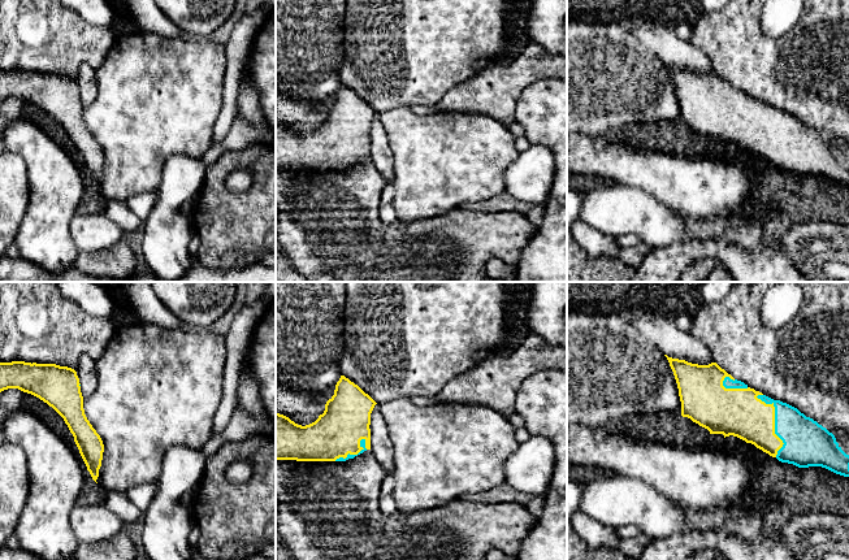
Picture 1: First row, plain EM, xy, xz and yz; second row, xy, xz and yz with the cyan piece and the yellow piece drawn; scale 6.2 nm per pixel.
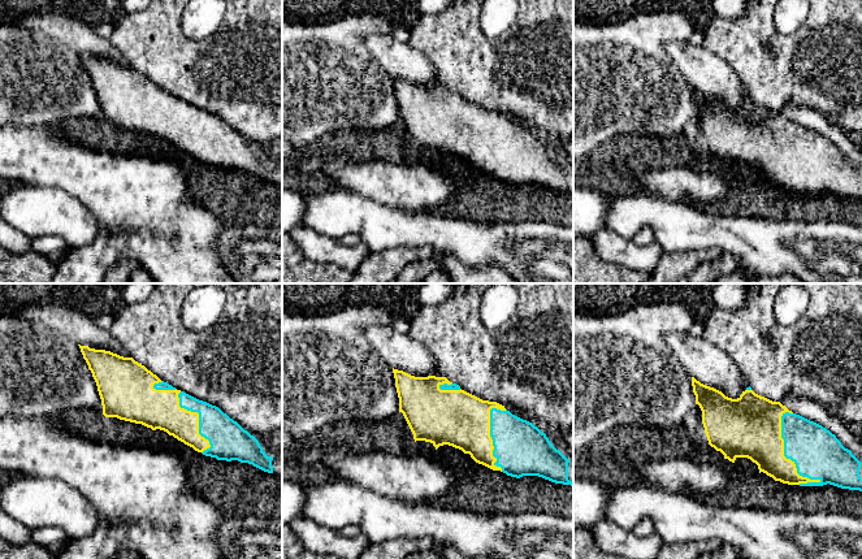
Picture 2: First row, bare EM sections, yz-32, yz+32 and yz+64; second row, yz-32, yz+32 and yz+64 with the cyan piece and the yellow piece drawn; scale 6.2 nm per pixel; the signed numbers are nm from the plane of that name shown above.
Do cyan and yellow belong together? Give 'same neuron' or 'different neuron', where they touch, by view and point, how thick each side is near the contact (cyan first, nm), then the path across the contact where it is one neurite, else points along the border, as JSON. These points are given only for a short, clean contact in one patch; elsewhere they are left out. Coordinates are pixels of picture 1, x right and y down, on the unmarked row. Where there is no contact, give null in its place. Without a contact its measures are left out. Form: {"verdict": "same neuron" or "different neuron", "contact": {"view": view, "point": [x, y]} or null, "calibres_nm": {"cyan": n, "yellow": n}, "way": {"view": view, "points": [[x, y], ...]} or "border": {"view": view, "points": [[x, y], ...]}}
{"verdict": "same neuron", "contact": {"view": "yz", "point": [775, 131]}, "calibres_nm": {"cyan": 280, "yellow": 300}}

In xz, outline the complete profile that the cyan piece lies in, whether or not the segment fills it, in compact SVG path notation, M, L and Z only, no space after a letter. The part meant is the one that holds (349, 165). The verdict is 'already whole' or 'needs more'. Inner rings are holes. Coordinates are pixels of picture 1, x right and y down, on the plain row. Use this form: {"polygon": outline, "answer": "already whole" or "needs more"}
{"polygon": "M341 84L334 104L315 131L302 135L276 122L276 169L346 170L371 159L371 122L376 113L358 94Z", "answer": "needs more"}

